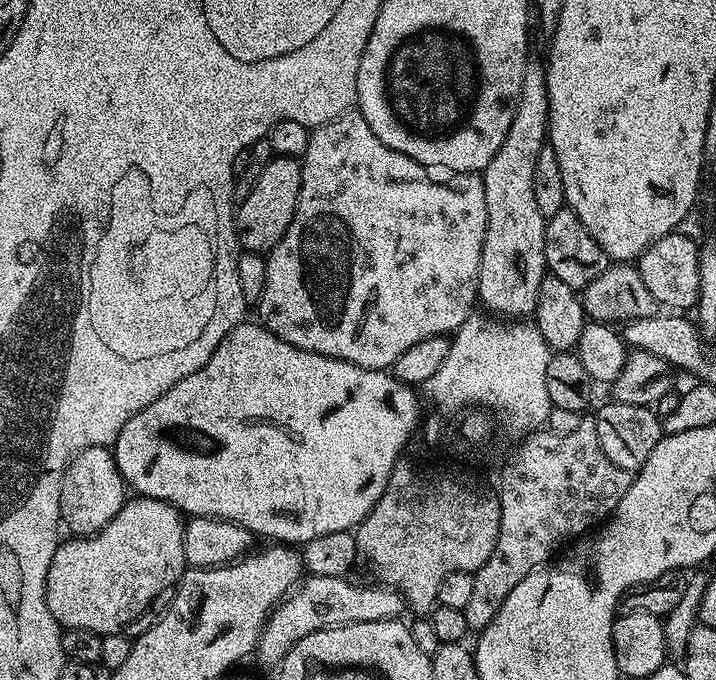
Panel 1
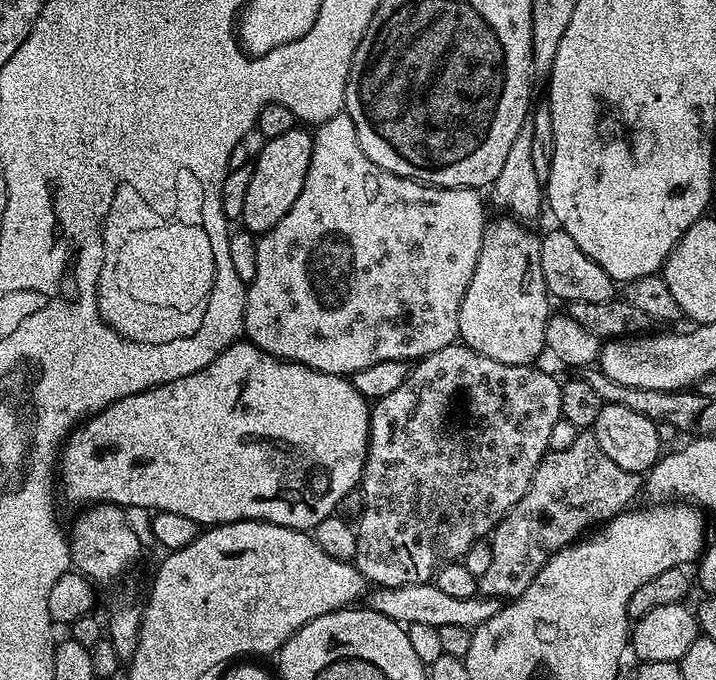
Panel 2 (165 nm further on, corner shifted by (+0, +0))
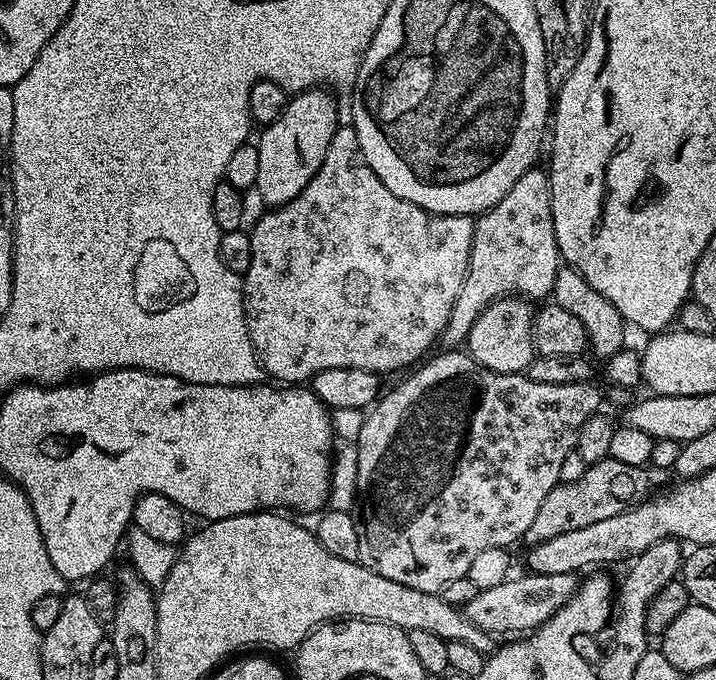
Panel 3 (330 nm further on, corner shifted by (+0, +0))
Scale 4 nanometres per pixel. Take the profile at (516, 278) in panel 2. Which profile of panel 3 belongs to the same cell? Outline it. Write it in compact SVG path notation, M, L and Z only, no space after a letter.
M504 296L490 305L484 313L470 326L466 341L466 351L474 357L483 368L505 374L523 373L534 355L532 347L532 313L533 305L527 299L518 296Z

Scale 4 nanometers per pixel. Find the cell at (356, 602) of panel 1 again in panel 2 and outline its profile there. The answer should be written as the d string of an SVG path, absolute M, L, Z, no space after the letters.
M434 582L398 586L397 588L376 586L371 589L371 592L366 600L367 607L386 614L386 618L405 626L421 624L422 626L434 626L435 628L466 626L474 629L482 626L482 622L490 622L490 618L494 618L494 614L498 614L502 607L501 601L481 598L479 595L474 598L454 598L445 594L442 590L438 590L438 586Z

